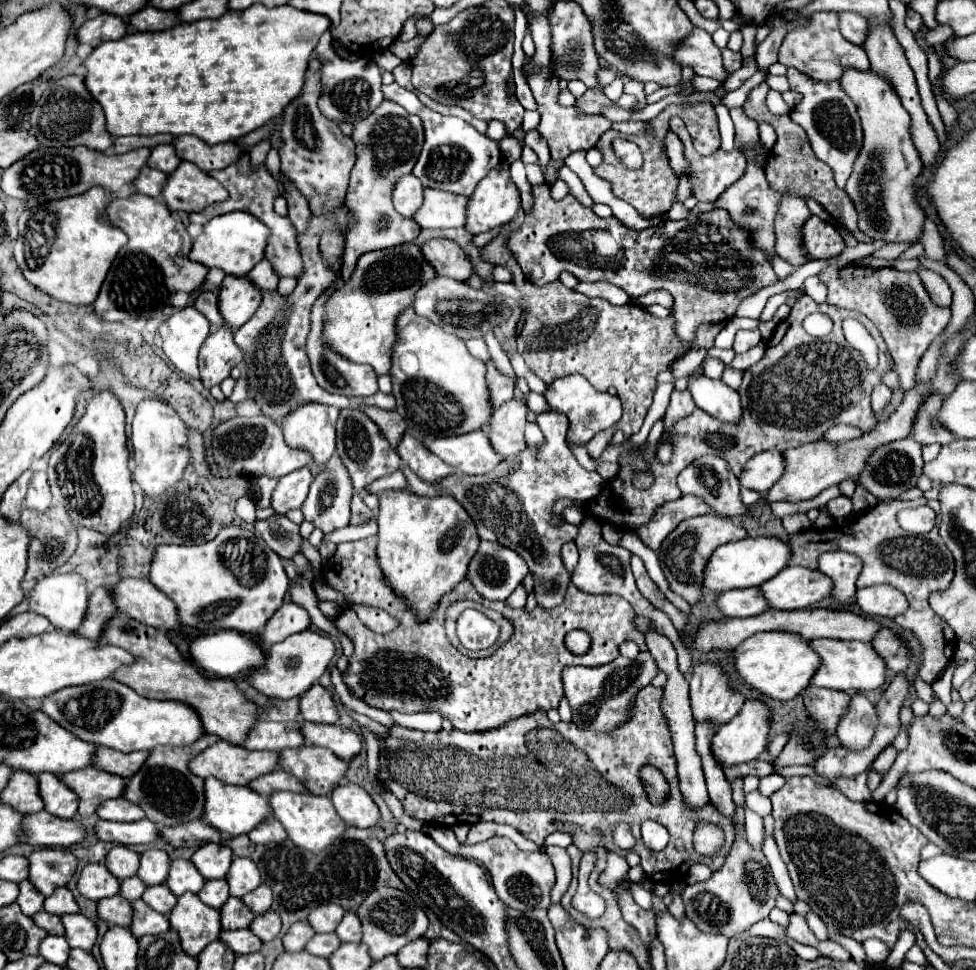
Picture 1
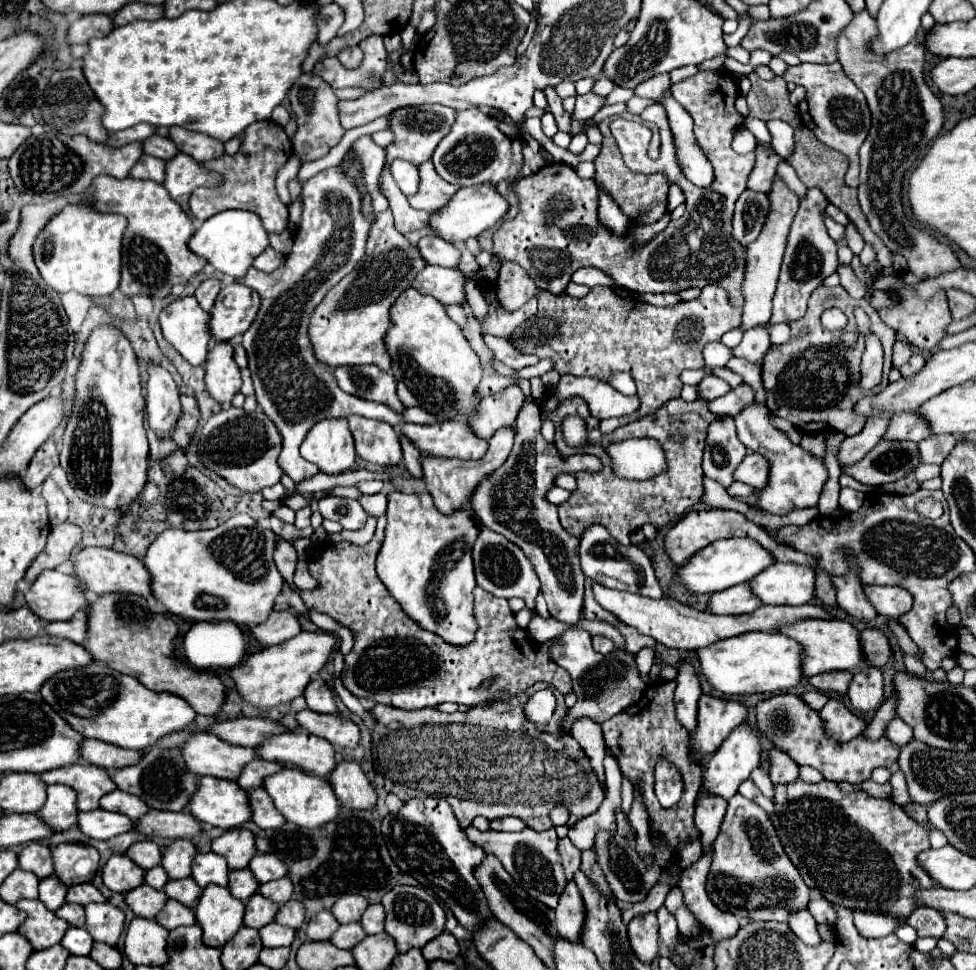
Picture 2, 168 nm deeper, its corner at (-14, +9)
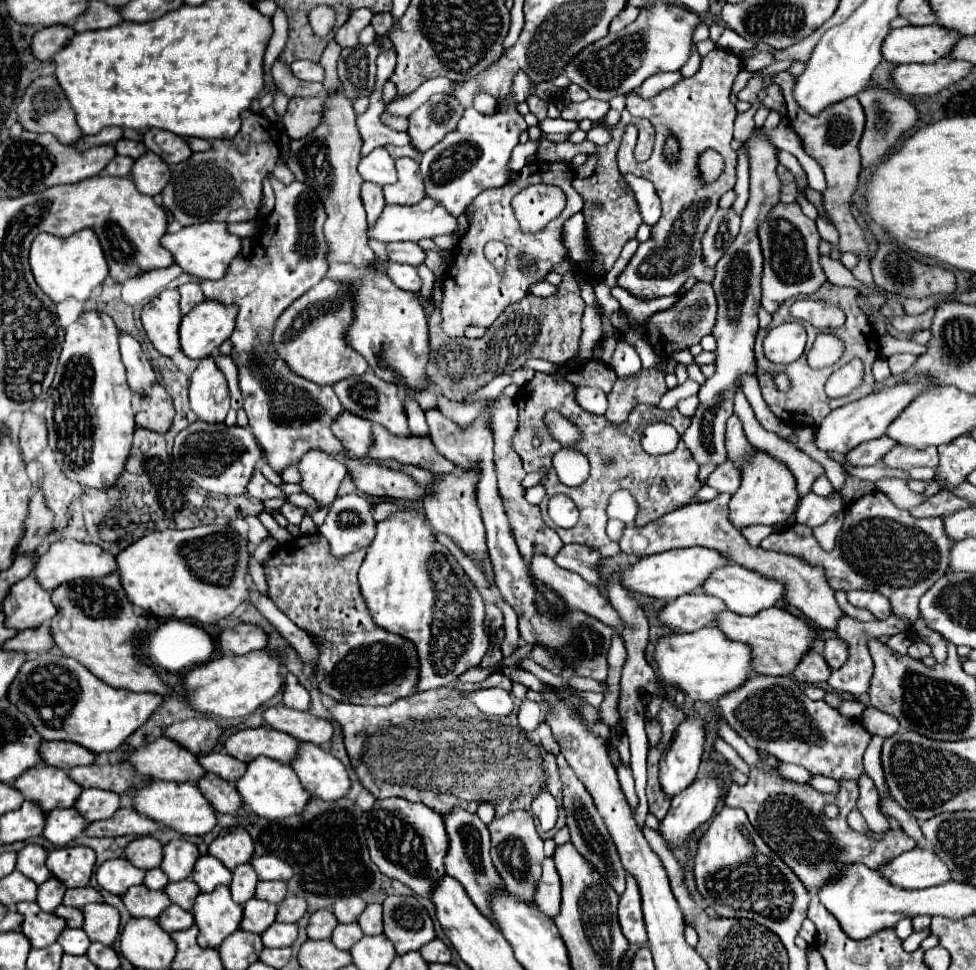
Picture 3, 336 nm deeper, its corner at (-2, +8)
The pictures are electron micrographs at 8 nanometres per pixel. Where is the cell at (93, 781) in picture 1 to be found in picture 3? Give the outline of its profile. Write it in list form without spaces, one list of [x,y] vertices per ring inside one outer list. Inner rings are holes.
[[[38,764],[26,770],[14,786],[26,800],[38,800],[46,812],[54,808],[72,808],[82,792],[82,786],[76,784],[64,770],[48,764]]]

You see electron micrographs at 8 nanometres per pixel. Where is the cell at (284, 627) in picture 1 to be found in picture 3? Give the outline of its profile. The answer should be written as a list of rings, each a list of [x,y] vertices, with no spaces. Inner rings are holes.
[[[238,622],[236,626],[222,630],[218,638],[222,654],[238,654],[238,656],[248,654],[250,650],[266,648],[268,644],[266,630],[258,624],[248,624],[248,622]]]

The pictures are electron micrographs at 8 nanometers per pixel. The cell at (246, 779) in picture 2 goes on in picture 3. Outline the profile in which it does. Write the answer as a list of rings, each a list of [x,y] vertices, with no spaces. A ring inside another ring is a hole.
[[[210,752],[210,754],[200,756],[200,758],[202,758],[202,766],[206,766],[208,772],[214,772],[228,782],[236,782],[246,772],[244,762],[240,762],[228,754],[222,754],[222,752]]]

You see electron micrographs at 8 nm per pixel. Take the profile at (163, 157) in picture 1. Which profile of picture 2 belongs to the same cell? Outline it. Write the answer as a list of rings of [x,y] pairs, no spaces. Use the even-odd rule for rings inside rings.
[[[154,135],[154,137],[148,137],[146,141],[142,141],[142,149],[146,155],[152,155],[152,157],[160,157],[160,159],[170,159],[178,153],[178,149],[174,147],[174,143],[168,139],[168,137],[160,137],[160,135]]]

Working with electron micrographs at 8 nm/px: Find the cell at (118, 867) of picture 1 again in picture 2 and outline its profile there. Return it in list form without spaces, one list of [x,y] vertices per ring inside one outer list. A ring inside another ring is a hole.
[[[148,839],[134,843],[134,845],[128,849],[126,855],[128,855],[136,865],[140,865],[142,869],[152,869],[152,867],[160,865],[160,861],[162,861],[162,849],[160,849],[160,845],[154,843],[154,841],[148,841]]]

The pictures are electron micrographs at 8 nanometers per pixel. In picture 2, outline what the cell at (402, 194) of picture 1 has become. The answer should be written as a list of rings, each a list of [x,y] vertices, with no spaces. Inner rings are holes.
[[[396,159],[392,163],[388,163],[390,167],[390,173],[394,177],[394,181],[398,183],[400,191],[404,195],[414,195],[418,191],[418,167],[416,165],[410,165],[410,161],[402,161],[402,159]]]

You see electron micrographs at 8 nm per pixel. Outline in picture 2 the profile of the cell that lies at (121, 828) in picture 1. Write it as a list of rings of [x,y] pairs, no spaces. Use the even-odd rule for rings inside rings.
[[[94,809],[94,811],[78,811],[78,829],[92,839],[110,839],[120,833],[128,833],[134,827],[126,815]]]

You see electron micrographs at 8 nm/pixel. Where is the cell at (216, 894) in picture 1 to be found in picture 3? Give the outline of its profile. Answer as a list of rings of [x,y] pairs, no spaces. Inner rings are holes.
[[[242,864],[232,872],[232,882],[230,882],[230,892],[232,892],[232,900],[238,904],[244,904],[246,900],[250,900],[254,896],[256,890],[256,882],[258,876],[254,874],[250,864]]]

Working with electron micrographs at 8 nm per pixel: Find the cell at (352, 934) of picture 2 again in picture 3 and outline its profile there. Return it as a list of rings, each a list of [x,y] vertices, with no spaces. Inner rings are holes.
[[[354,922],[354,924],[338,924],[332,932],[332,944],[340,950],[350,950],[360,938],[364,936],[364,932],[360,930],[360,926]]]

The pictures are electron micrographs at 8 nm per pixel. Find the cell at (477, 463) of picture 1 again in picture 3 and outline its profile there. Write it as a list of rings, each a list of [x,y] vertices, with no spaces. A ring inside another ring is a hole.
[[[374,424],[374,446],[370,450],[372,458],[384,460],[394,458],[402,464],[414,464],[420,468],[426,468],[430,472],[454,472],[456,464],[444,458],[430,436],[396,436],[390,434],[384,426]]]

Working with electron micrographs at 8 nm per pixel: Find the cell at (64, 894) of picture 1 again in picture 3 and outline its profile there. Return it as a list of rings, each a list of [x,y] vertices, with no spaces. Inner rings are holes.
[[[92,886],[70,888],[70,890],[66,890],[64,900],[62,900],[64,906],[74,906],[74,908],[82,908],[82,906],[86,906],[90,902],[104,902],[102,896],[100,896],[100,892],[94,890]]]

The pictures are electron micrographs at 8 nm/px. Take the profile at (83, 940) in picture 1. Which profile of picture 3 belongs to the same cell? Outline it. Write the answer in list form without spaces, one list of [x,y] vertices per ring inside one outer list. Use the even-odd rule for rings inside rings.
[[[86,904],[82,908],[84,926],[82,930],[88,934],[92,942],[100,942],[104,946],[112,946],[120,928],[120,914],[110,904]]]

